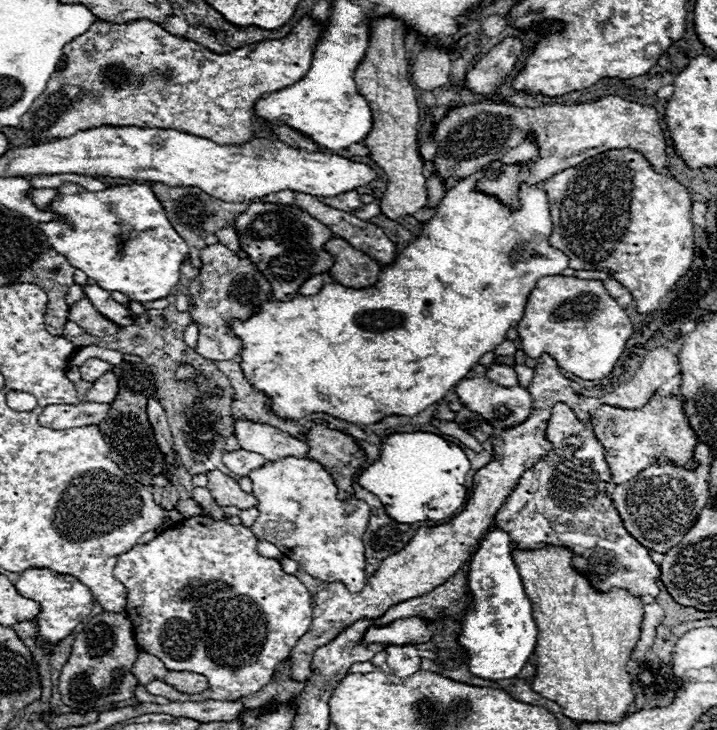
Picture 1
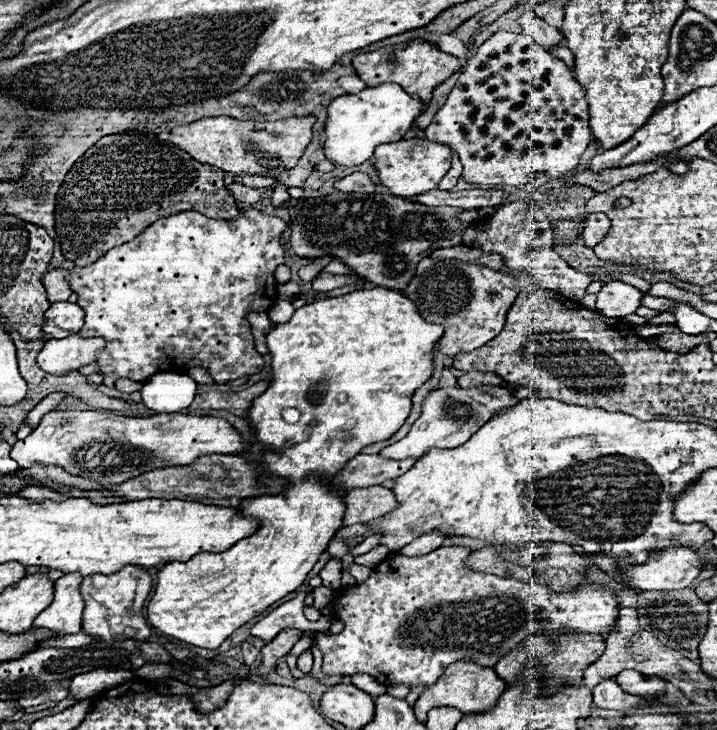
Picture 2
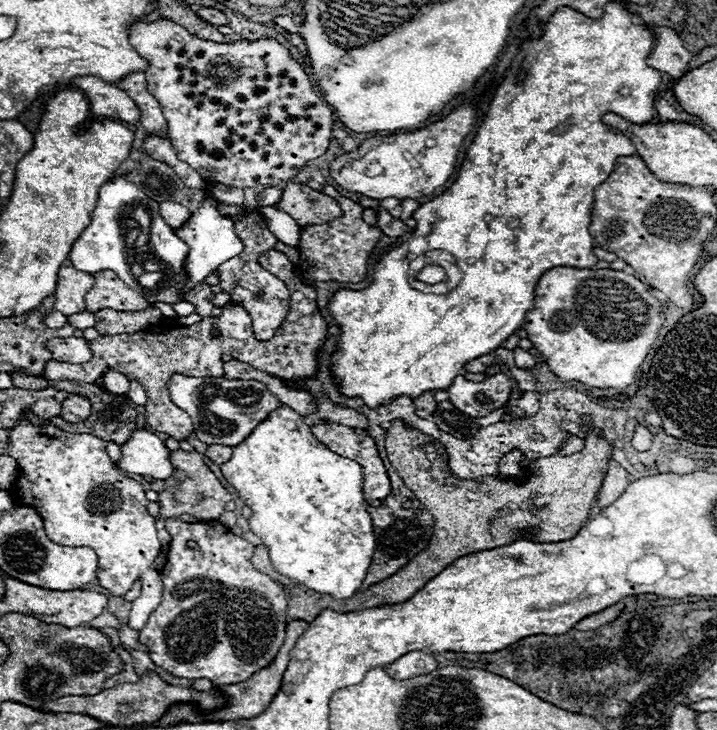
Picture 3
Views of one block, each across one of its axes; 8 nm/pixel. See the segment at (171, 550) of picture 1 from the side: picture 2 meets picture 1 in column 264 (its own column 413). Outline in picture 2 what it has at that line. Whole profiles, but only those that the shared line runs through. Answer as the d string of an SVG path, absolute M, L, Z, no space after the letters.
M438 548L438 550L432 550L424 556L416 556L416 558L408 558L408 556L390 556L388 560L384 560L382 564L378 564L376 568L372 568L372 574L366 582L358 584L352 592L342 592L342 596L338 598L336 602L336 618L340 618L344 622L344 630L340 634L322 634L316 642L318 642L318 648L322 650L324 654L324 662L322 662L322 672L324 674L354 674L354 672L366 672L370 676L374 676L380 684L408 684L408 686L428 686L428 684L434 684L444 668L456 660L472 660L480 666L496 666L496 662L500 660L500 656L508 654L512 648L516 648L518 644L522 644L528 634L534 634L534 632L540 632L540 630L560 630L564 628L566 632L600 632L602 636L610 634L614 630L614 622L616 622L616 616L618 616L618 602L616 602L616 594L608 592L606 588L598 586L598 584L584 584L578 588L578 592L572 592L572 594L552 594L550 588L546 586L540 586L540 584L524 584L520 580L512 580L512 578L502 578L502 576L492 576L492 574L480 574L480 572L470 572L468 568L464 568L464 560L466 556L470 554L468 548Z

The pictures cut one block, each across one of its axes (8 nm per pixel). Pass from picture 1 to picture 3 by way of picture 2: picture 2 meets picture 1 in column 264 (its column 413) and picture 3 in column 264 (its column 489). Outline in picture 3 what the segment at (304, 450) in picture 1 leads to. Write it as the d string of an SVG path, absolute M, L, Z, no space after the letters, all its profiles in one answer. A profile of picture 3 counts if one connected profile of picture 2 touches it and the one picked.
M172 376L170 384L172 402L182 408L192 424L194 434L204 444L232 444L238 446L244 442L256 424L264 422L272 410L280 406L276 396L268 392L268 388L256 380L226 380L220 378L192 378L192 376Z

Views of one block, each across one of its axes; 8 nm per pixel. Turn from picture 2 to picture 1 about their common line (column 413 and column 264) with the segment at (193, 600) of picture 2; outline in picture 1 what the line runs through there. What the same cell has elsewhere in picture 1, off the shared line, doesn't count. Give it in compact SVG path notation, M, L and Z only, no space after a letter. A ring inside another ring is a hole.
M476 172L474 176L468 176L464 180L460 180L454 188L450 188L444 198L440 200L436 214L432 216L430 222L424 224L422 236L416 238L408 248L400 250L396 256L396 262L392 266L384 266L380 276L378 276L378 284L374 284L372 288L360 288L360 290L352 290L352 288L344 288L342 284L326 284L322 288L320 294L314 296L294 296L288 302L278 302L278 300L270 300L264 302L260 306L258 312L254 312L248 320L230 320L230 330L234 332L236 338L240 338L242 342L242 352L240 352L240 368L246 376L246 380L254 386L254 390L264 392L270 400L272 406L270 410L284 418L284 420L300 420L308 414L314 412L324 412L336 418L342 418L346 422L352 424L360 424L360 426L370 426L380 422L386 416L416 416L422 410L426 410L430 404L438 402L450 388L454 388L462 378L468 376L468 372L474 370L474 366L478 364L480 356L484 356L486 352L494 350L502 340L506 330L518 322L524 314L524 306L528 302L528 296L532 292L532 288L536 286L536 282L544 276L558 276L562 274L562 270L568 268L568 256L562 254L560 250L550 248L548 244L548 236L552 232L552 220L550 220L550 206L548 206L548 198L546 192L542 188L530 188L526 184L522 184L520 188L520 202L522 208L512 214L508 208L504 208L494 196L484 196L480 192L474 190L476 180L480 180L484 176L484 172ZM538 240L540 240L540 256L534 256L534 252L538 252ZM520 246L524 246L524 260L520 260Z

